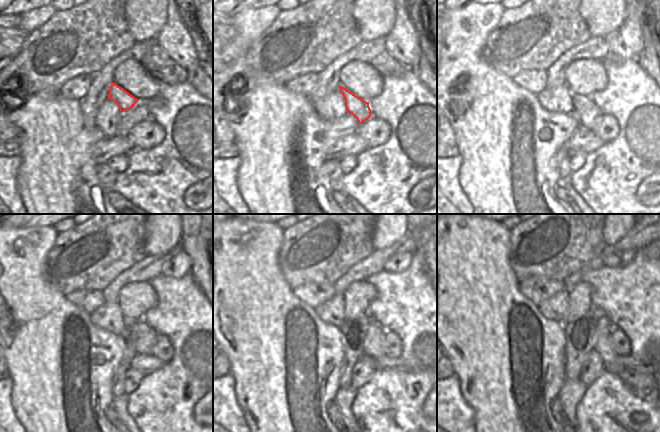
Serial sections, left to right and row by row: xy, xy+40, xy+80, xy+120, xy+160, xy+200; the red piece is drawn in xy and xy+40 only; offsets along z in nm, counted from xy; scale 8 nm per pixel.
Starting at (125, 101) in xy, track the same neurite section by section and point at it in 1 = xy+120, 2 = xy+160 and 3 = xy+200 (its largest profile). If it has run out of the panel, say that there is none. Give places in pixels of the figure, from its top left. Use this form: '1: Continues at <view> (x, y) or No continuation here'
1: Continues at xy+120 (145, 337)
2: Continues at xy+160 (373, 343)
3: Continues at xy+200 (640, 379)

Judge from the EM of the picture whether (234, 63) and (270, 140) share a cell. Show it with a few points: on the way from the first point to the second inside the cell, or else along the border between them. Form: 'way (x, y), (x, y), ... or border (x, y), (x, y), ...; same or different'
way (249, 82), (249, 100), (269, 121); same

